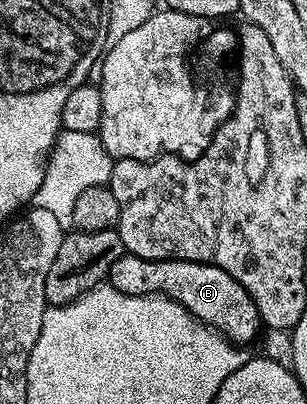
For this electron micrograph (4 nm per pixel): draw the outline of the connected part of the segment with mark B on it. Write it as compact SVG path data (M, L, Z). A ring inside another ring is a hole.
M124 255L112 263L108 283L124 295L160 293L163 297L170 297L183 305L197 321L215 329L239 347L249 346L249 341L264 329L256 303L252 303L252 295L248 295L228 271L215 265L195 261L149 261Z

